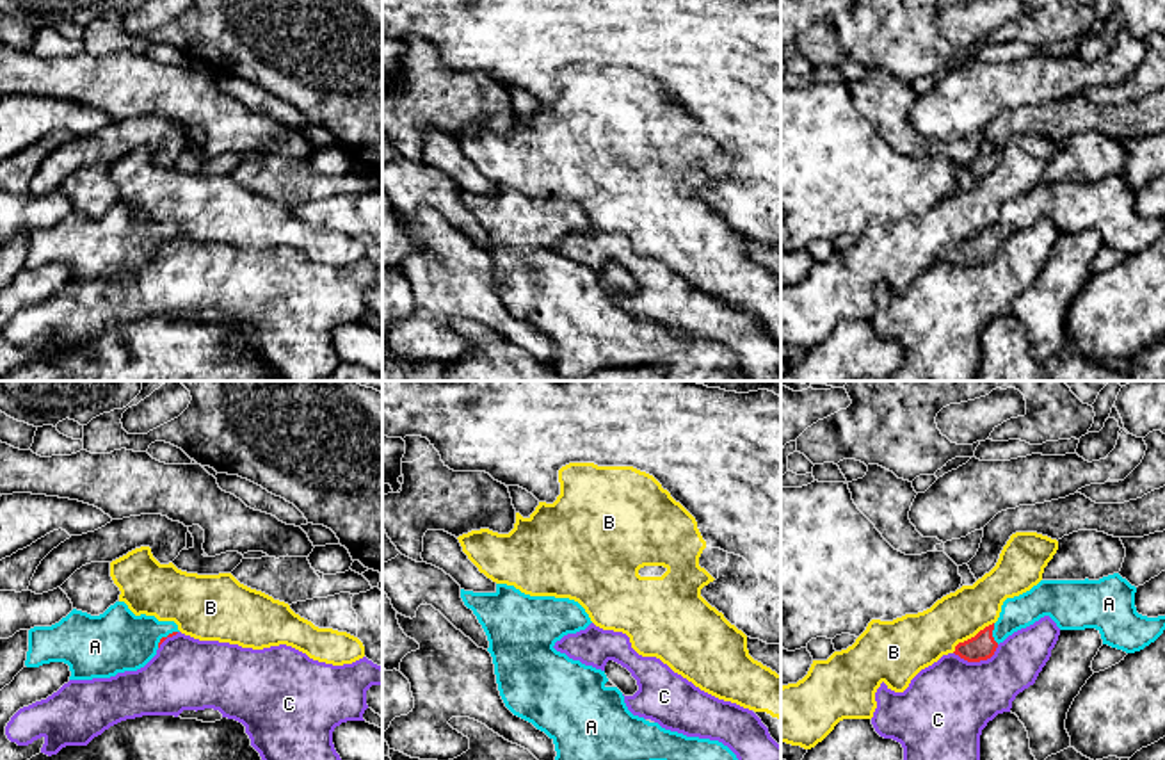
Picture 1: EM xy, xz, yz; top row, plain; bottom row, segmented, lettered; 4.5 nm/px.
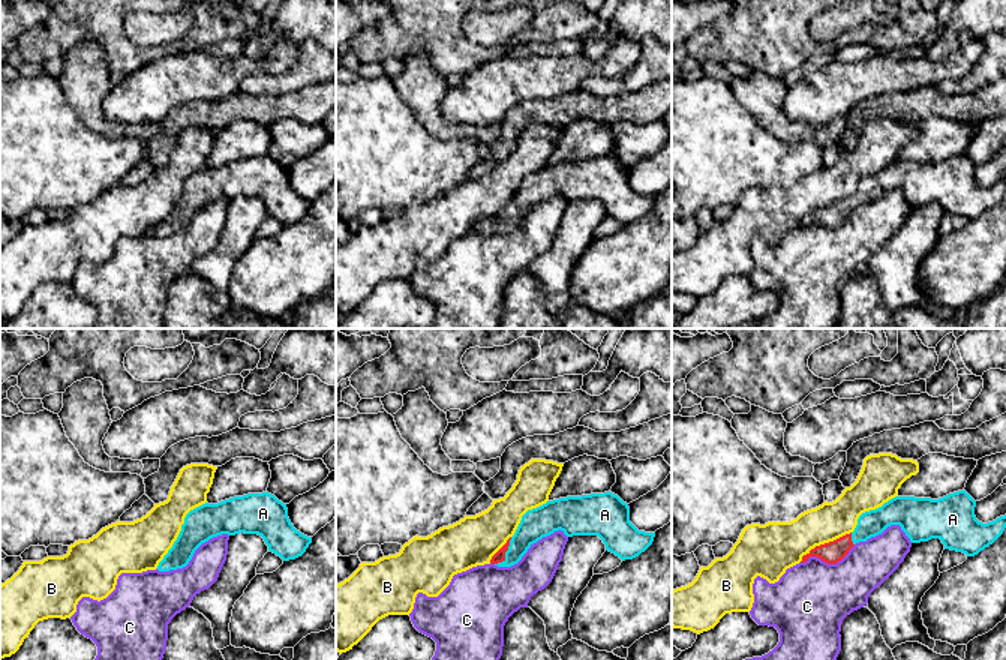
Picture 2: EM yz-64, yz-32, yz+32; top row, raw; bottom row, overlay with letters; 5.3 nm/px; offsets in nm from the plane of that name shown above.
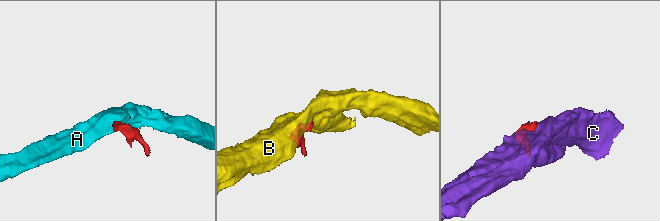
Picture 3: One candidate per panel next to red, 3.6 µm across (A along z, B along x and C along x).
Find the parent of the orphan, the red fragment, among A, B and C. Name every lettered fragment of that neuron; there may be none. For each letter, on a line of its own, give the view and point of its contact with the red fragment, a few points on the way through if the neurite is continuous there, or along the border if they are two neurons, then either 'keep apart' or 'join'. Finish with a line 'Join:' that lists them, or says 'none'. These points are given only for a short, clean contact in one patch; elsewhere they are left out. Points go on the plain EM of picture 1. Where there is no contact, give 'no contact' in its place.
A: yz (991, 235) | across yz (982, 248), (991, 235), (1021, 212) | join
B: yz (972, 239) | keep apart
C: yz (977, 262) | keep apart
Join: A

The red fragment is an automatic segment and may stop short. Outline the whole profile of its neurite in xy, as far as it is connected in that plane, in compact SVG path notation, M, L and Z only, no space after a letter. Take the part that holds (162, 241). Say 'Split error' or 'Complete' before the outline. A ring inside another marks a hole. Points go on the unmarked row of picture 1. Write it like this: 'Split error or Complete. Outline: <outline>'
Split error. Outline: M116 203L103 215L91 217L73 210L66 219L52 228L34 228L28 231L27 269L39 269L50 263L69 267L69 281L110 279L117 274L144 269L160 246L176 237L174 222L158 222L155 217L135 217L125 203Z

